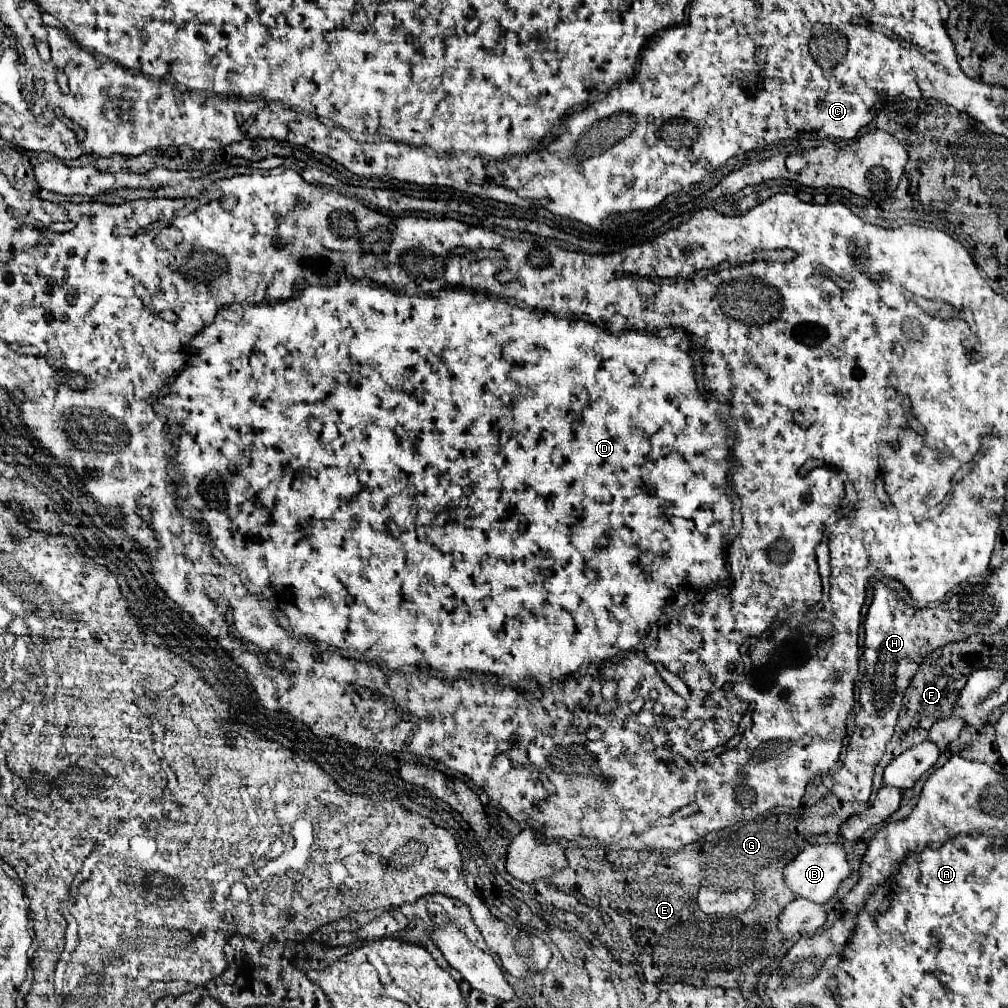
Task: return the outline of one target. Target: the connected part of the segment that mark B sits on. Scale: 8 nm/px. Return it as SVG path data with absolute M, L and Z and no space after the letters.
M816 844L816 846L806 846L786 868L784 868L784 878L790 886L790 890L796 896L804 896L814 902L828 902L838 886L852 874L852 868L846 858L846 850L842 844Z

